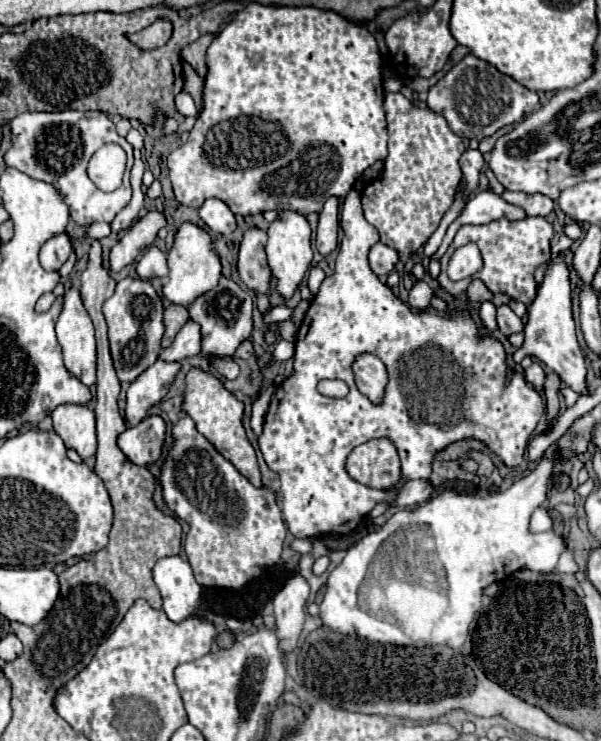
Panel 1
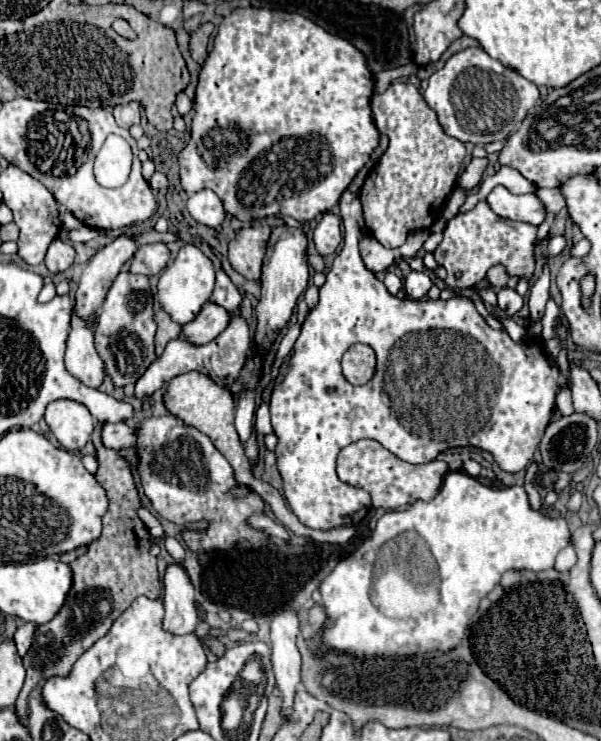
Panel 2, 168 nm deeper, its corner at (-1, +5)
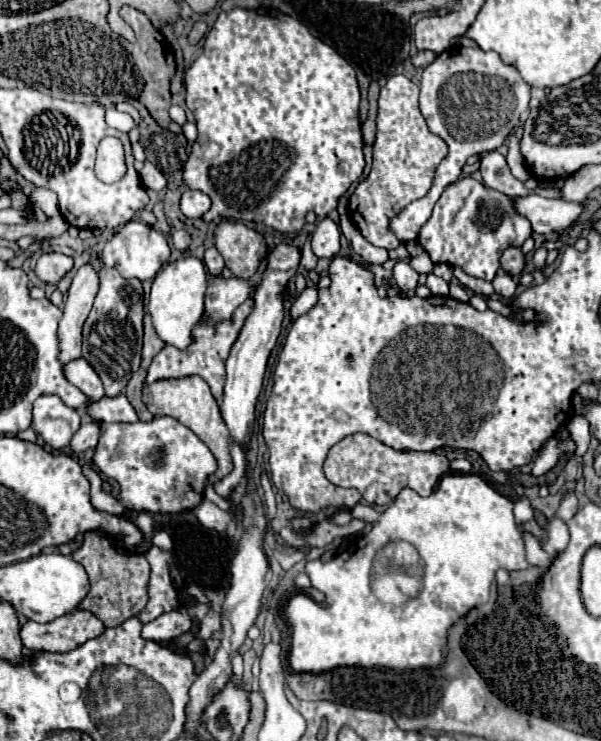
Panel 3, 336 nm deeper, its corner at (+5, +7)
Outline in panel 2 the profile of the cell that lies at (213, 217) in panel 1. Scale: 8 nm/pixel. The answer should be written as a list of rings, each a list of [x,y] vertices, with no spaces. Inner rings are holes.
[[[201,190],[193,196],[189,196],[189,202],[187,202],[187,208],[191,212],[191,216],[201,222],[201,224],[207,224],[211,228],[223,224],[225,220],[225,208],[223,208],[223,202],[221,198],[211,192],[211,190]]]

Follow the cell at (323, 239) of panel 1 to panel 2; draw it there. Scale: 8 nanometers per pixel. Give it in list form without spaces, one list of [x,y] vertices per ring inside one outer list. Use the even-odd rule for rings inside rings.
[[[325,212],[313,232],[313,242],[321,256],[333,254],[341,244],[341,218],[333,212]]]

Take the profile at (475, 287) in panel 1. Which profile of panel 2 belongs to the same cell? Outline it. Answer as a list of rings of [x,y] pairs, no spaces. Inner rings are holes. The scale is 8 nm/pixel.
[[[493,266],[493,268],[487,272],[487,282],[489,282],[489,286],[491,286],[491,288],[501,290],[501,288],[505,288],[505,286],[507,286],[509,276],[505,274],[503,266]]]

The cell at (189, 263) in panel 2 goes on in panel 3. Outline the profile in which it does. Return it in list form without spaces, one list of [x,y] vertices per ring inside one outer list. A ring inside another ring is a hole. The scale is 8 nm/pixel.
[[[185,256],[177,262],[169,262],[159,270],[159,274],[153,280],[151,286],[151,300],[149,300],[149,314],[153,320],[153,328],[157,336],[177,348],[185,350],[193,342],[193,328],[203,318],[203,298],[205,298],[207,278],[205,278],[205,266],[201,260],[193,256]]]

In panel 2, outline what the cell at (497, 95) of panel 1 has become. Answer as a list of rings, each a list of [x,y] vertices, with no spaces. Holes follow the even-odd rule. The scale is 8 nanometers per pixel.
[[[467,48],[453,54],[447,64],[429,78],[425,102],[437,112],[445,134],[473,144],[507,138],[539,100],[539,88],[515,70],[491,58],[483,48]]]

